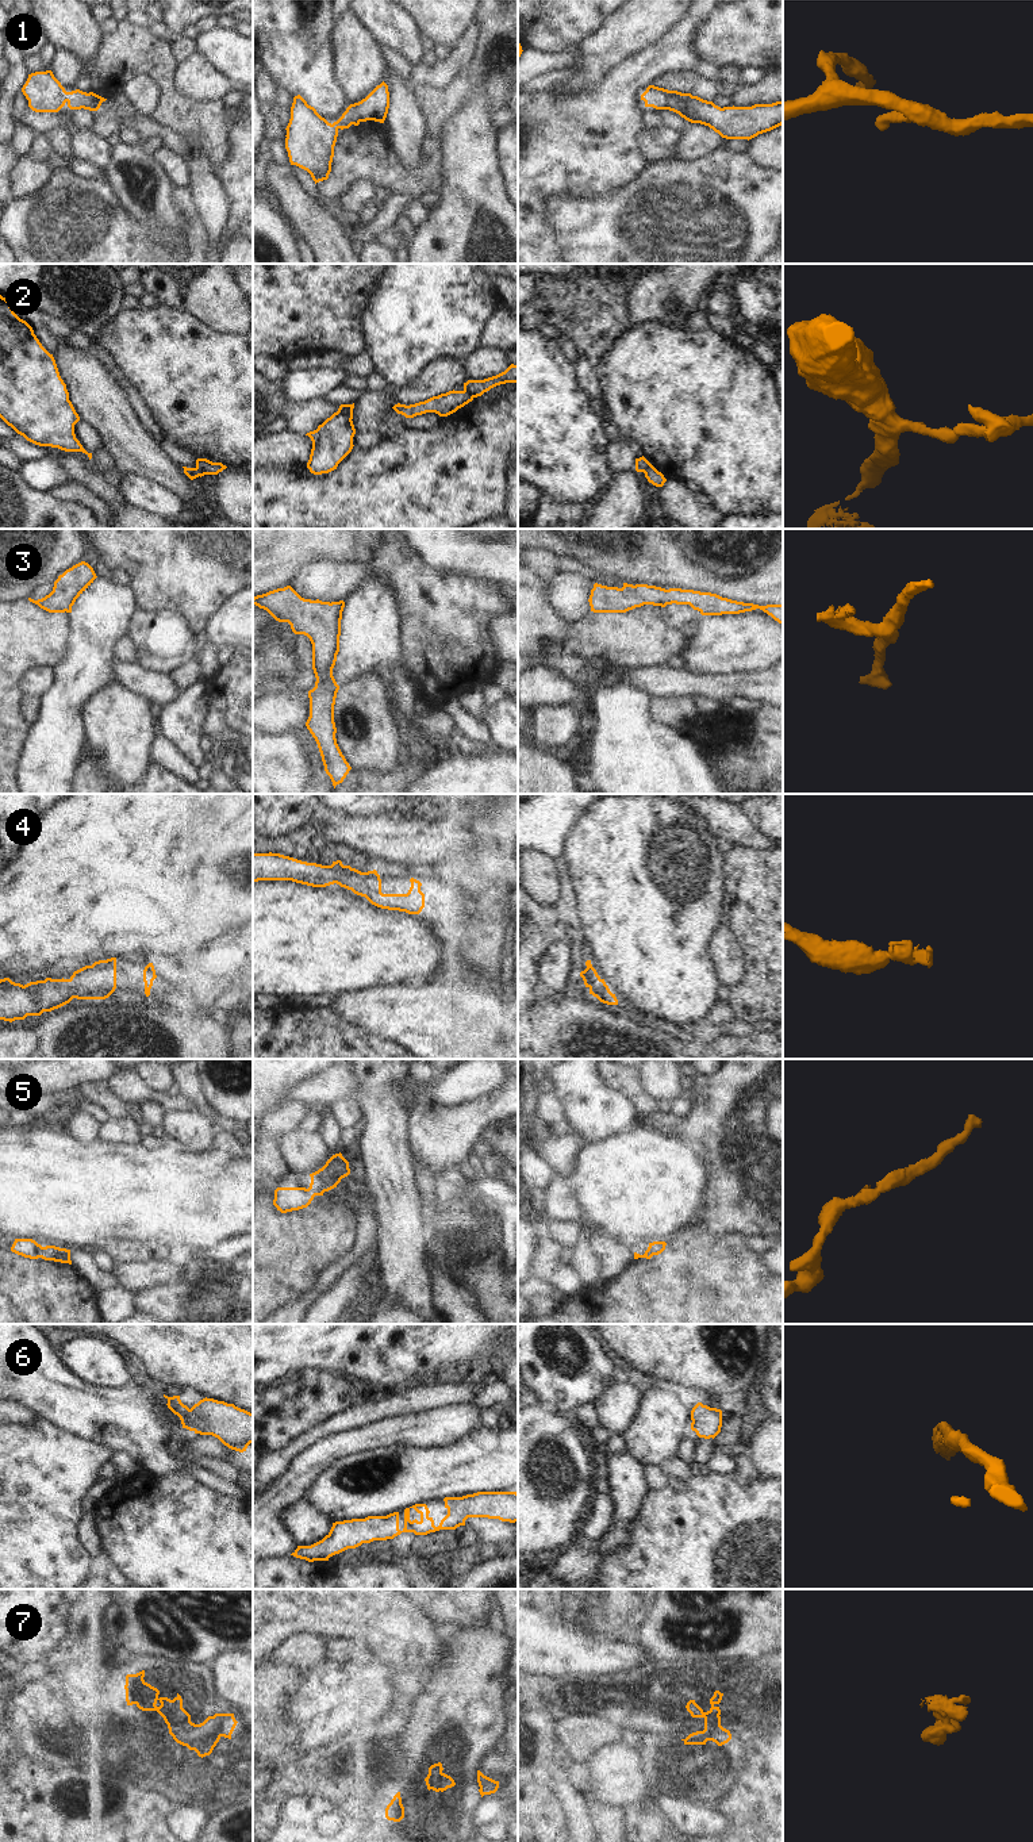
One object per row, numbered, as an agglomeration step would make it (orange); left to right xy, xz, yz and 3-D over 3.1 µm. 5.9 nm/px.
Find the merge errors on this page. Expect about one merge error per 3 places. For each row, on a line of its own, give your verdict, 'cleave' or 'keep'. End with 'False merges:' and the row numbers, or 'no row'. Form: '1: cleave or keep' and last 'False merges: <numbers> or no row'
1: keep
2: cleave
3: keep
4: keep
5: keep
6: keep
7: cleave
False merges: 2, 7

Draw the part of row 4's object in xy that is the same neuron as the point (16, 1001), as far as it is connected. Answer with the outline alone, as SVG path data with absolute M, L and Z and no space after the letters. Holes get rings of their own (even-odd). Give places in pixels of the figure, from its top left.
M116 958L95 962L73 972L69 979L51 979L20 985L0 979L0 1020L24 1020L51 1012L73 998L105 999L116 989Z

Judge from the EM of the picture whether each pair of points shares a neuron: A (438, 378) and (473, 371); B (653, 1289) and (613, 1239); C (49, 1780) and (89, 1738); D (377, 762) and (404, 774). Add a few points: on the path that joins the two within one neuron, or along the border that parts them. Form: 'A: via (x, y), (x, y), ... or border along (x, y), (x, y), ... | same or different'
A: border along (459, 361), (467, 380) | different
B: border along (634, 1259), (607, 1281) | different
C: border along (68, 1760), (98, 1773) | different
D: border along (399, 766), (391, 771), (364, 770) | different

